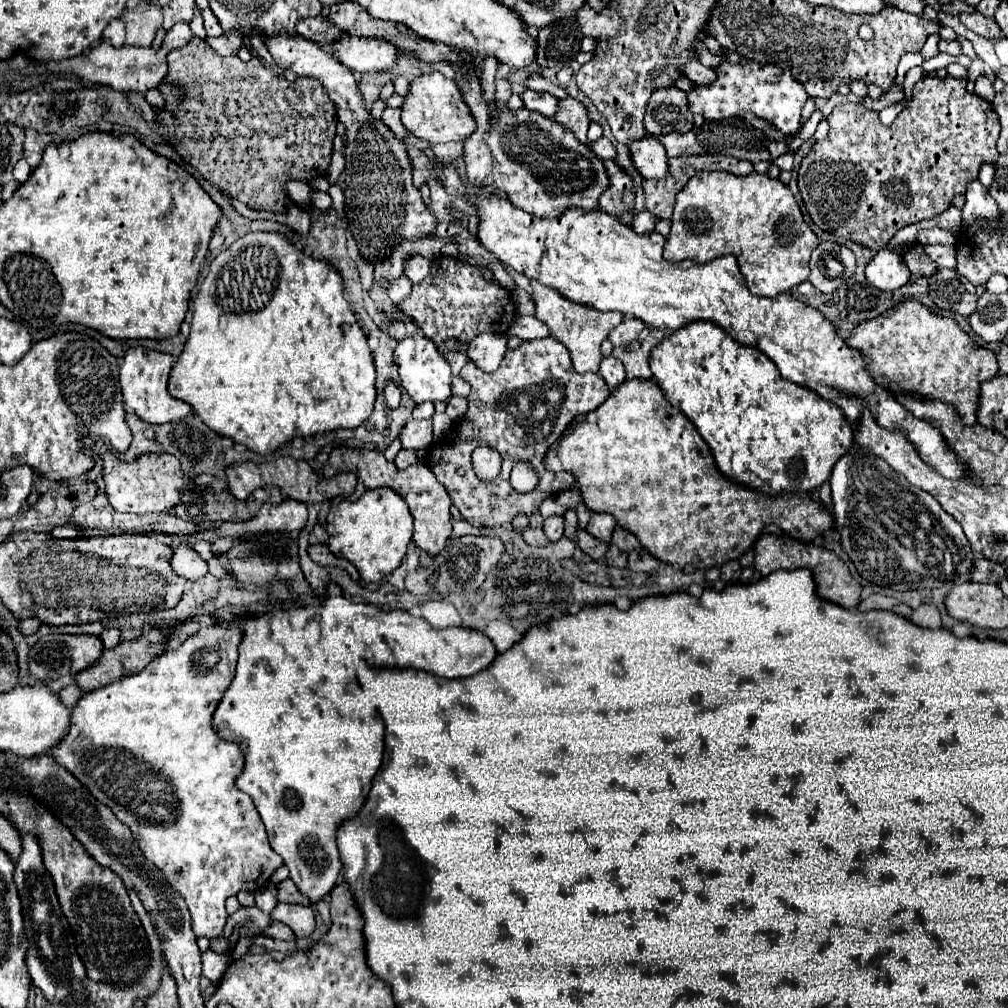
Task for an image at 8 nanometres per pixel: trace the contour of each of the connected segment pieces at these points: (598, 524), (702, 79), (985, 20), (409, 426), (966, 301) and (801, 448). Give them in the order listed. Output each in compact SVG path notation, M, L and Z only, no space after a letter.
M591 512L591 520L589 520L589 524L587 524L585 530L591 536L609 542L613 528L615 528L615 518L611 514L607 514L607 512L601 512L601 514L599 512Z
M691 62L691 64L687 64L687 74L685 76L689 80L693 80L695 84L707 84L707 82L713 82L715 70L709 68L709 66L703 66L701 62Z
M975 12L975 14L961 14L959 18L969 30L973 30L975 34L979 34L979 36L983 36L987 40L999 40L1003 36L997 22L993 18L989 18L989 16L983 16L983 14Z
M409 420L399 438L405 450L429 448L433 440L433 420Z
M939 268L937 274L929 278L929 296L939 308L961 316L971 316L977 306L975 286L957 274L957 270Z
M691 322L691 324L683 326L683 330L675 330L675 334L669 334L667 338L663 338L661 346L655 346L655 350L651 350L651 370L653 370L653 376L657 378L659 388L665 394L665 398L671 402L671 406L683 410L683 414L695 424L695 428L699 430L703 440L709 444L719 470L733 482L739 482L745 486L755 486L757 490L771 494L771 496L781 494L781 492L795 492L795 494L815 492L831 476L833 464L851 448L853 428L847 422L847 418L839 406L819 398L819 394L815 394L813 390L803 390L803 386L795 386L795 382L783 380L777 366L761 350L735 342L721 326L713 326L711 322Z

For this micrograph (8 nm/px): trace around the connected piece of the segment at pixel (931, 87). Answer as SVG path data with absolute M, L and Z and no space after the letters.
M925 76L915 84L913 100L891 126L883 126L877 112L865 110L859 104L845 102L835 106L827 118L831 126L829 136L813 144L799 168L799 192L815 226L833 236L881 250L907 224L945 212L955 196L965 194L967 182L977 180L983 164L995 166L995 158L999 158L995 148L1001 130L999 116L991 102L967 92L965 84L965 78Z

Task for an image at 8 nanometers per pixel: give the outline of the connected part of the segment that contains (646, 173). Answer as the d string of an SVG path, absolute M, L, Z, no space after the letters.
M645 136L643 140L635 140L629 144L629 150L643 178L665 178L667 176L669 156L667 156L665 146L657 138Z

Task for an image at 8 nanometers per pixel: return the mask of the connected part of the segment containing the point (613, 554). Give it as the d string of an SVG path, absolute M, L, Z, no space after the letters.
M609 546L607 550L607 562L615 568L625 568L627 566L627 552L619 550L617 546Z

